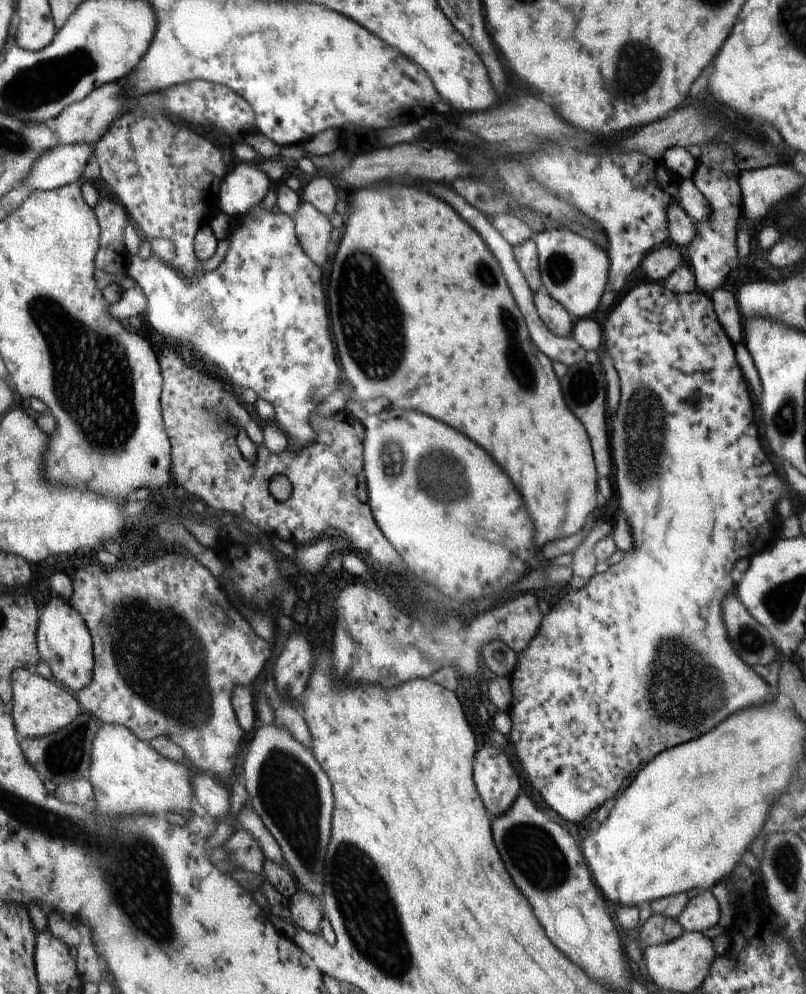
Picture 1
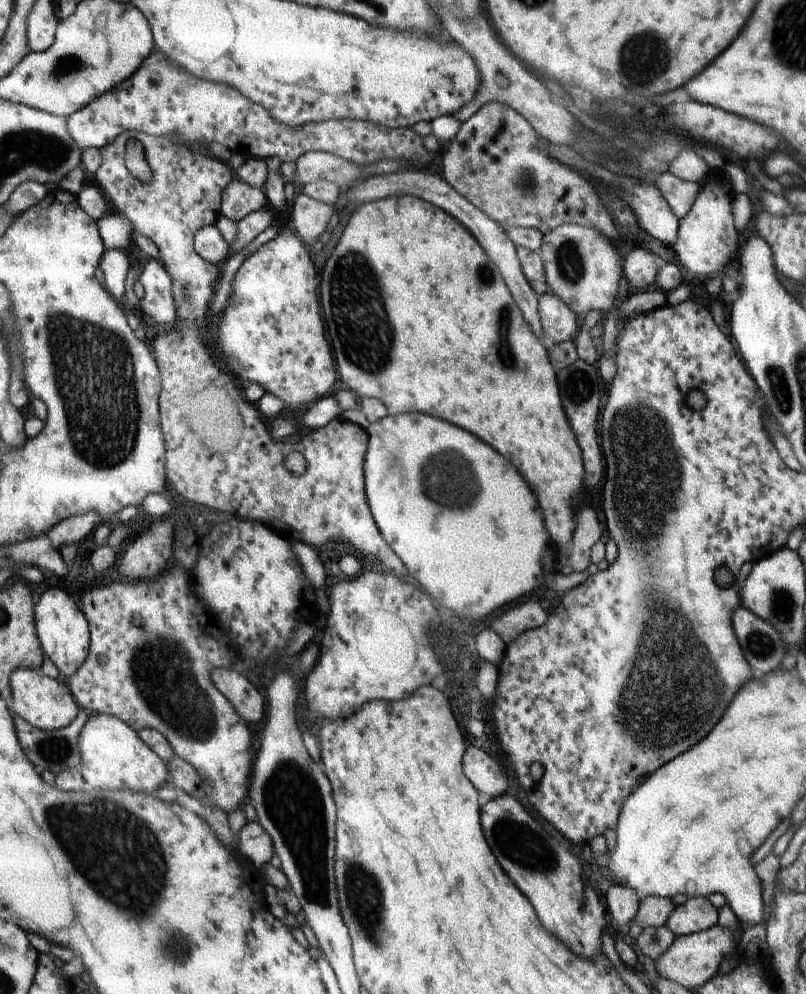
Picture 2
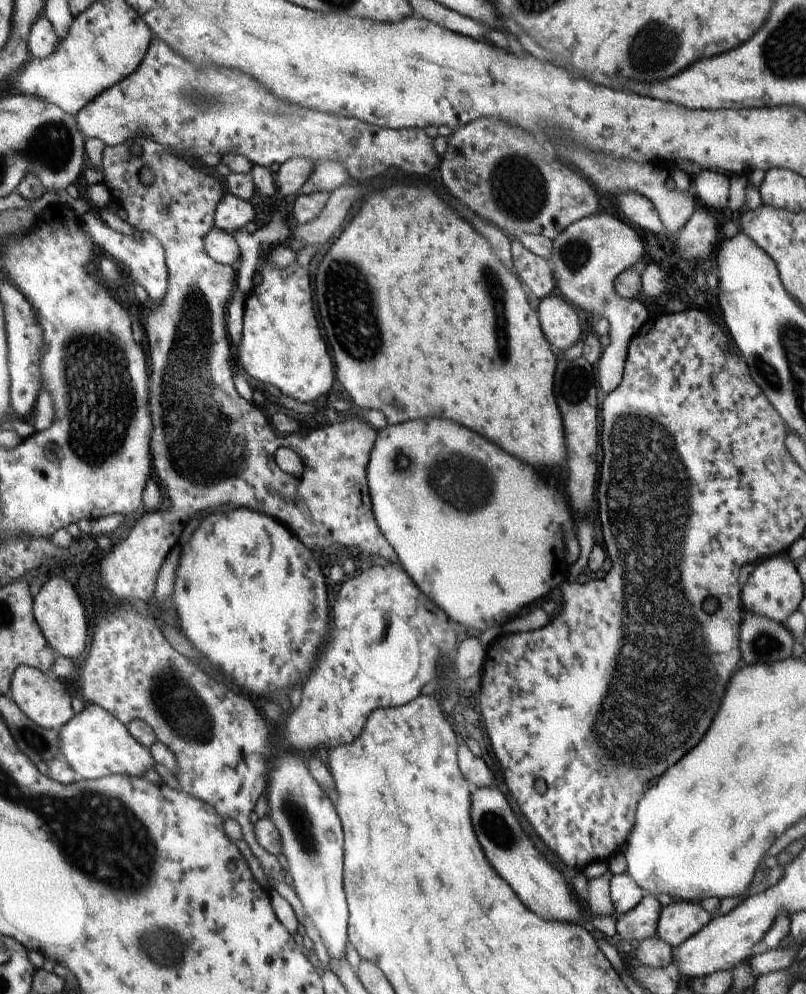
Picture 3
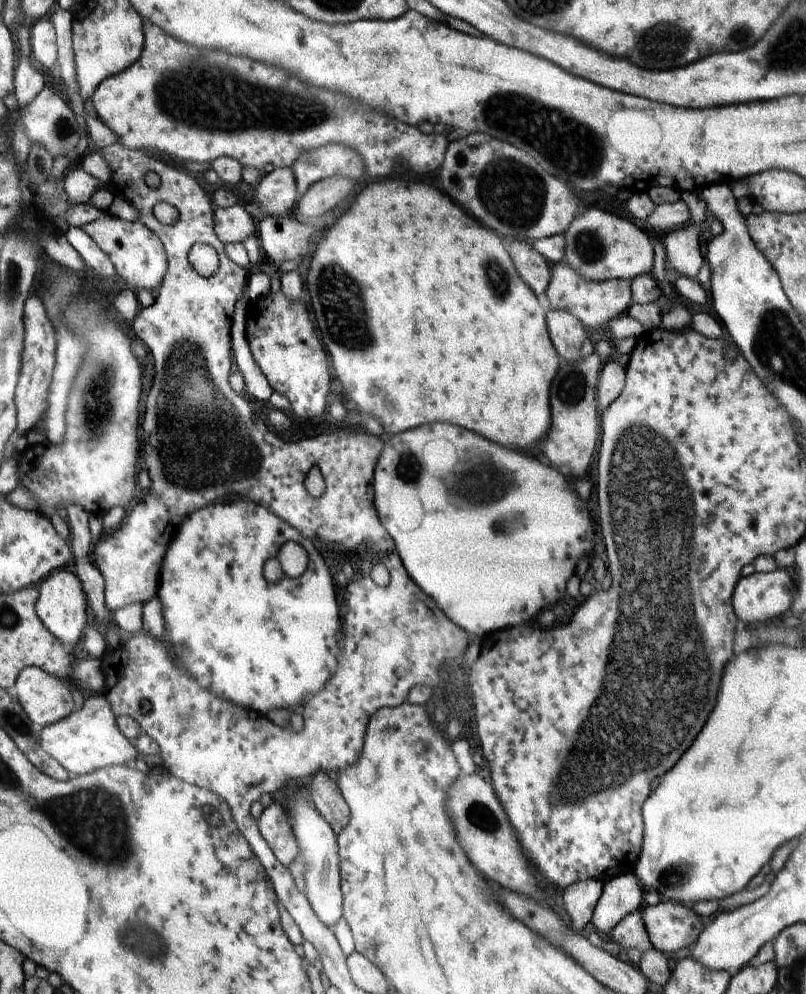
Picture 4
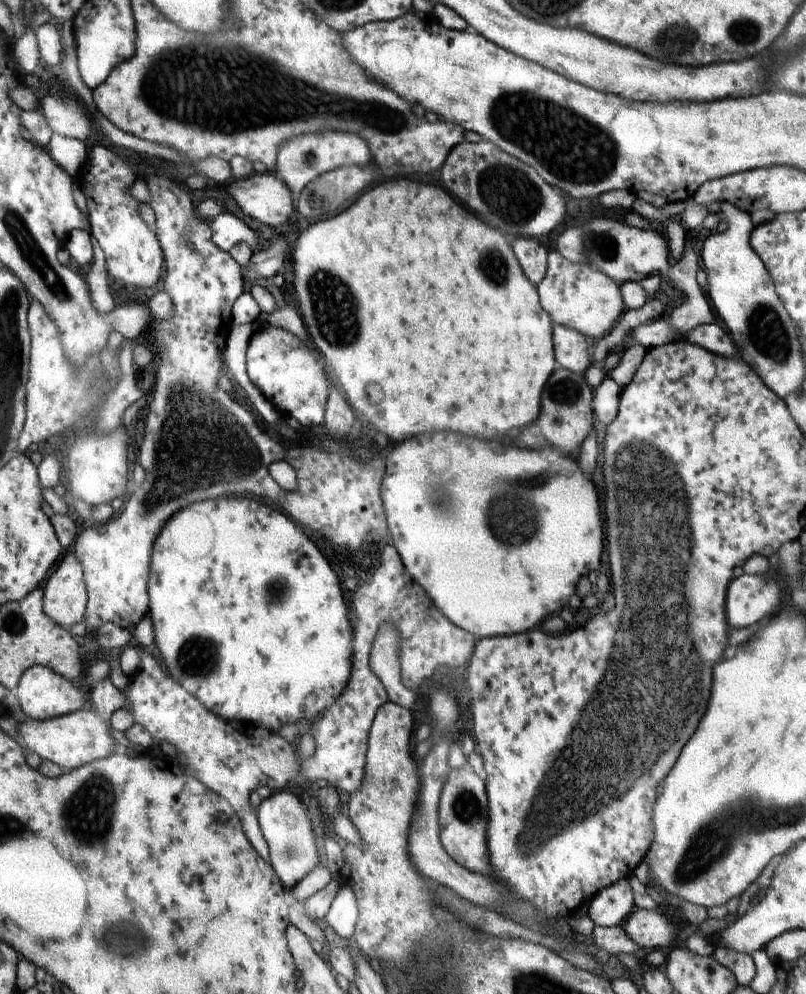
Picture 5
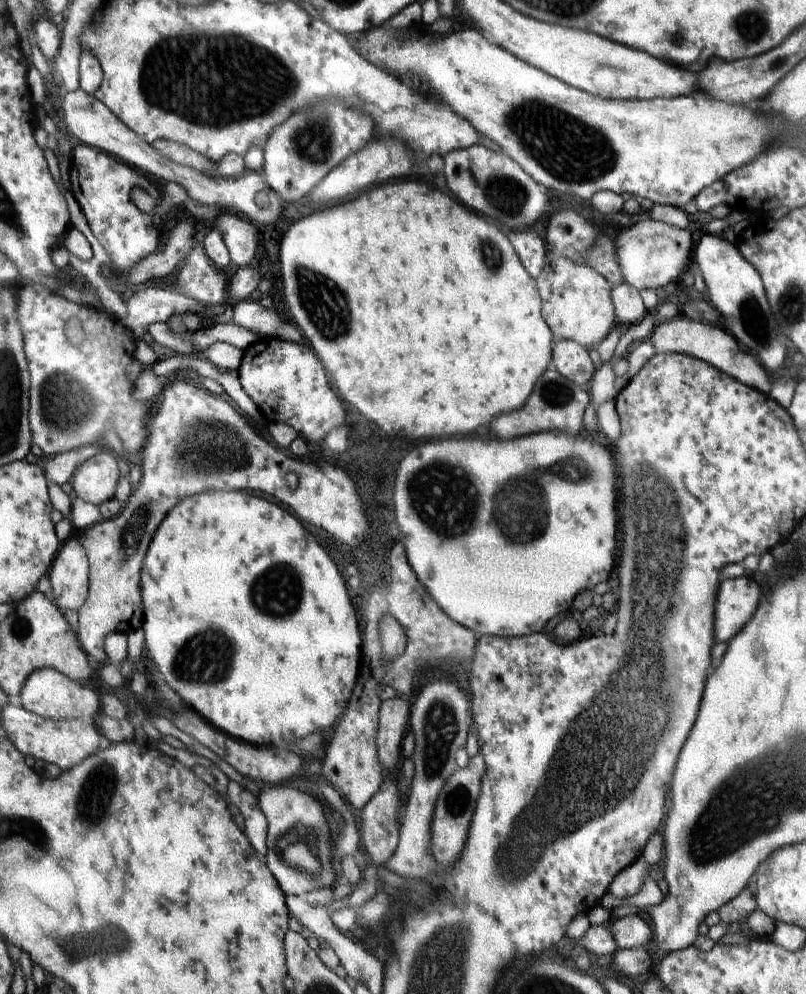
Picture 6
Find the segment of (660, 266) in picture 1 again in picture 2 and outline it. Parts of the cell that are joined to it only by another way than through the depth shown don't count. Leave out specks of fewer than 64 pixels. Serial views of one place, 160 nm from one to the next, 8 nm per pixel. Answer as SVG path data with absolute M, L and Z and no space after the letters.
M634 249L623 262L623 274L633 290L654 284L658 269L652 250Z

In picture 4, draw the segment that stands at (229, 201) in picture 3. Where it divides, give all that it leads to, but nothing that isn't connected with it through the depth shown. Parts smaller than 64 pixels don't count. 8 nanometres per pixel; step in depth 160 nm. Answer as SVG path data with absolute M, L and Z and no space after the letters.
M238 203L225 209L214 210L213 221L216 236L224 244L243 243L256 234L256 222Z

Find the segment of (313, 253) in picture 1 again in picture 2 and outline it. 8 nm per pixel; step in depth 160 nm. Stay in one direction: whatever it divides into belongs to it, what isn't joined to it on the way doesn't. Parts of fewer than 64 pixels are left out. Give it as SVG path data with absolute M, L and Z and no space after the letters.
M304 193L298 194L292 206L292 224L295 233L308 245L314 242L326 230L335 209L333 205L310 198Z

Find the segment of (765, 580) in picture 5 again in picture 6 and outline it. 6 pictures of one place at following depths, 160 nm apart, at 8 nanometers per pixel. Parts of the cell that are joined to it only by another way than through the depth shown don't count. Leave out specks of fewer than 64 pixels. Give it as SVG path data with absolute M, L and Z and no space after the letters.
M749 573L719 582L714 608L714 640L732 640L747 624L760 602L760 588Z

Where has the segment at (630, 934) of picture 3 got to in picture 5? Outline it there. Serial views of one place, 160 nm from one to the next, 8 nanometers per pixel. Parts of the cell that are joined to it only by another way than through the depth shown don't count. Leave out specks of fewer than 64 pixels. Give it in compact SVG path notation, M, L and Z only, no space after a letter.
M595 926L587 940L606 950L610 954L632 954L639 960L644 960L649 949L641 949L625 932L623 926L599 927Z

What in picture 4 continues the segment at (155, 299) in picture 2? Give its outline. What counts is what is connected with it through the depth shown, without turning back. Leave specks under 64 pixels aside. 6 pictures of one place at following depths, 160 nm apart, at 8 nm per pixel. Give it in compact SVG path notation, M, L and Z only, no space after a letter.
M105 212L100 218L84 225L82 229L112 261L120 282L131 289L146 288L154 292L167 271L167 254L162 241L145 224L126 221Z

